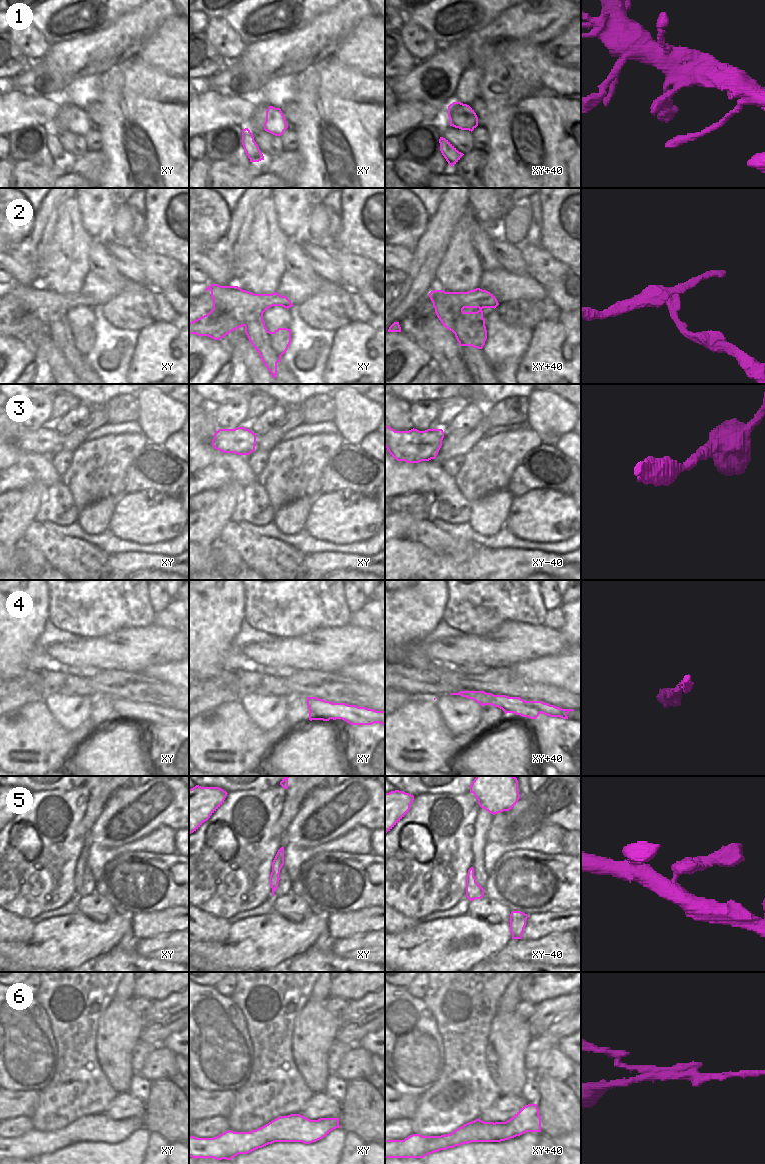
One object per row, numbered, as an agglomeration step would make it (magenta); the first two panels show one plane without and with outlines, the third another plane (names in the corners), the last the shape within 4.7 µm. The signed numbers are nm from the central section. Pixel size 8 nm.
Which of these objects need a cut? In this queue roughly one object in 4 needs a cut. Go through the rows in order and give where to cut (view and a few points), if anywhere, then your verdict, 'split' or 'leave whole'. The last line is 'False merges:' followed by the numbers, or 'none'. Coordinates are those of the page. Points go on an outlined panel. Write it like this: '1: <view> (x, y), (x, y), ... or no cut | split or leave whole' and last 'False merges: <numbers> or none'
1: no cut | leave whole
2: xy+40 (440, 301), (454, 313), (456, 324), (453, 332) | split
3: no cut | leave whole
4: no cut | leave whole
5: no cut | leave whole
6: xy+40 (485, 1125), (485, 1130), (497, 1141) | split
False merges: 2, 6

